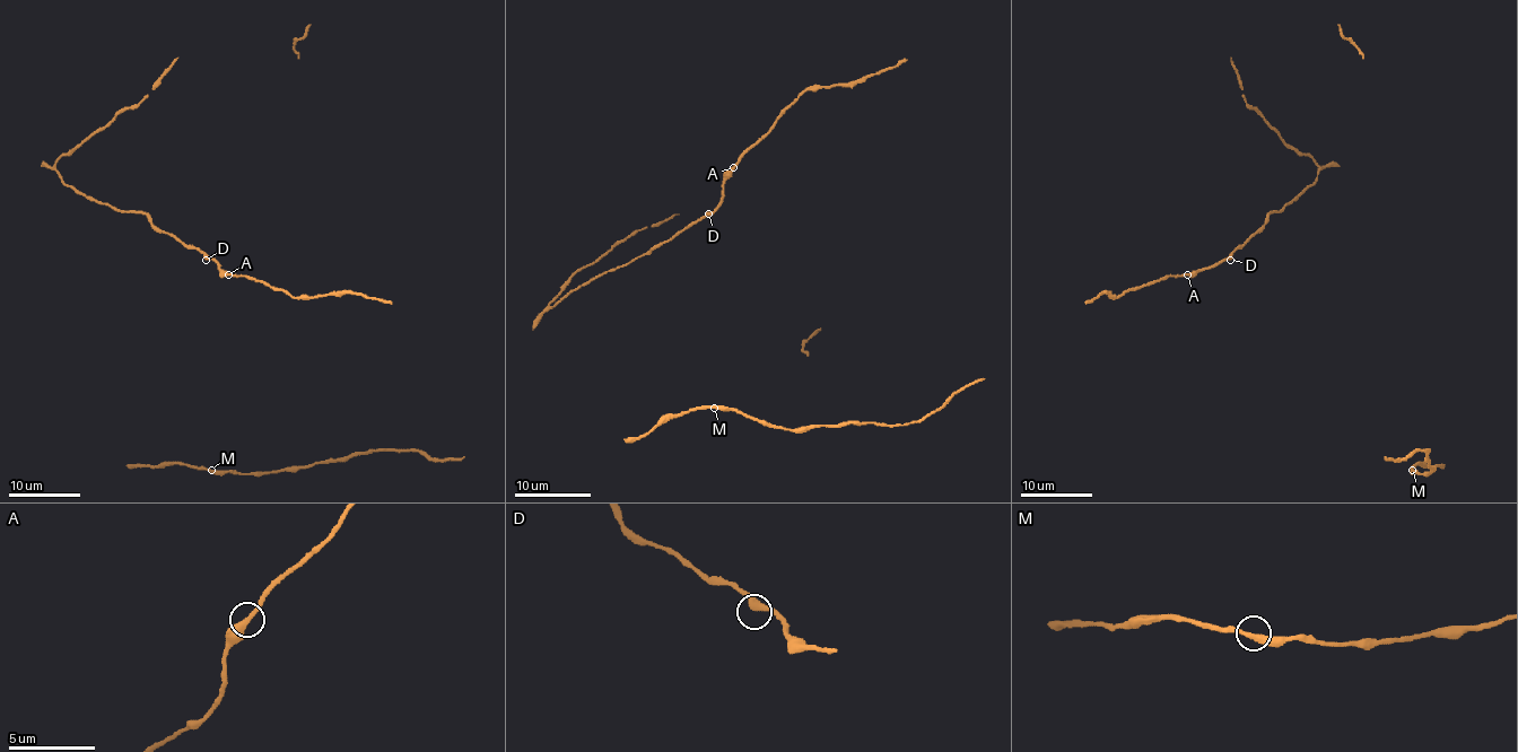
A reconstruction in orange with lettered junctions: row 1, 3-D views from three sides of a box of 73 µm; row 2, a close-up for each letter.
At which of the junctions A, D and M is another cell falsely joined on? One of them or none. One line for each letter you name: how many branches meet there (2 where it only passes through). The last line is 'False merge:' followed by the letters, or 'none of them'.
False merge: none of them

